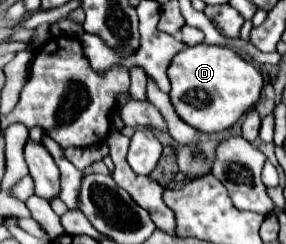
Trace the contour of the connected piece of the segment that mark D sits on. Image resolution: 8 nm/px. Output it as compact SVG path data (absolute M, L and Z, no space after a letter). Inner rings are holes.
M196 44L178 52L168 68L168 76L172 80L170 100L178 116L202 134L220 132L236 124L258 102L264 84L260 70L252 62L230 48L210 44Z

